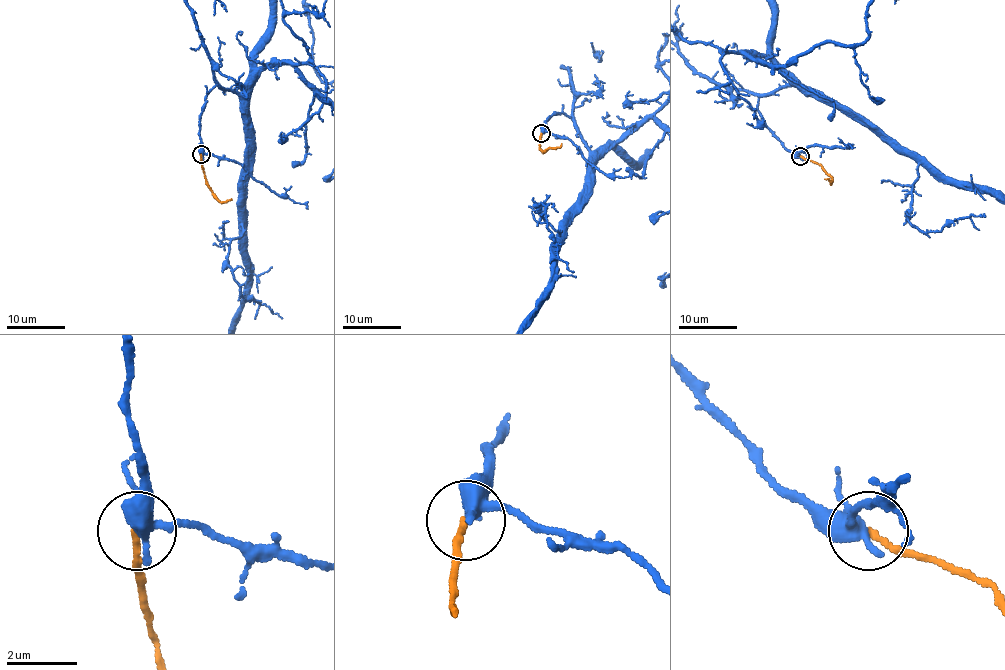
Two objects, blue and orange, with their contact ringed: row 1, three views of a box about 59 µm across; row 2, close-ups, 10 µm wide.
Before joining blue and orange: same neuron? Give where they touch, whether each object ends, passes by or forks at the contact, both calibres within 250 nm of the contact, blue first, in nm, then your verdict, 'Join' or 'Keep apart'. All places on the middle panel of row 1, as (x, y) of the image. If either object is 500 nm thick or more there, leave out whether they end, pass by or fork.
Place: (541, 133). At the ring blue forks. At the ring orange ends. Thickness 340 nm (blue) against 160 nm. Keep apart

